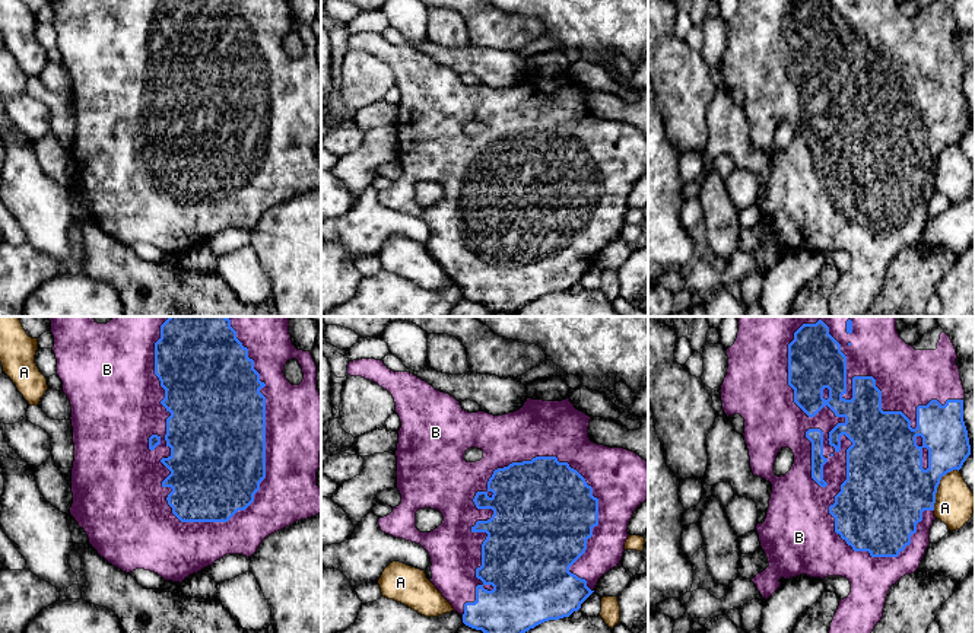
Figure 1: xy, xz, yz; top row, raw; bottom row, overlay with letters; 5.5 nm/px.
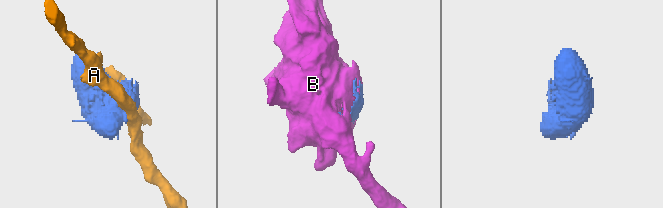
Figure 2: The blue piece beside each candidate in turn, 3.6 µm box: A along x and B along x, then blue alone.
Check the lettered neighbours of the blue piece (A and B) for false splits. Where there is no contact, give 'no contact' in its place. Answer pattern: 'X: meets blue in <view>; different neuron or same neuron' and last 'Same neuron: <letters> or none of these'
A: meets blue in yz; different neuron
B: meets blue in xy; same neuron
Same neuron: B

